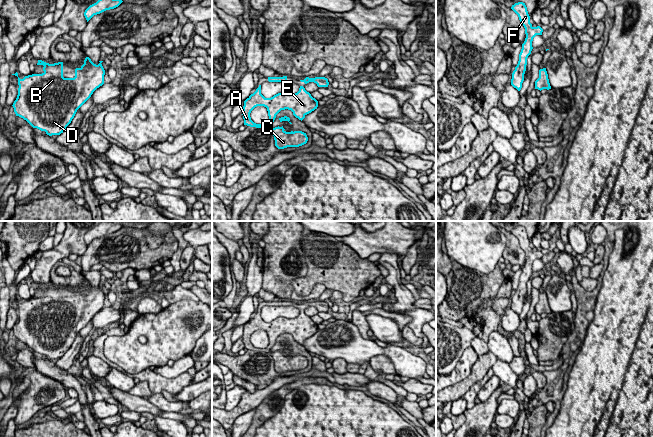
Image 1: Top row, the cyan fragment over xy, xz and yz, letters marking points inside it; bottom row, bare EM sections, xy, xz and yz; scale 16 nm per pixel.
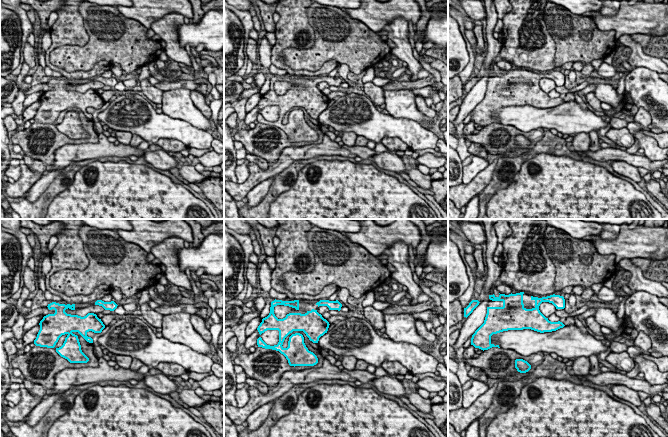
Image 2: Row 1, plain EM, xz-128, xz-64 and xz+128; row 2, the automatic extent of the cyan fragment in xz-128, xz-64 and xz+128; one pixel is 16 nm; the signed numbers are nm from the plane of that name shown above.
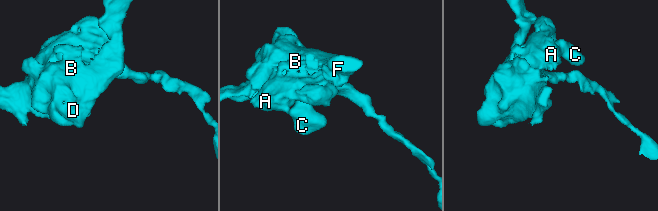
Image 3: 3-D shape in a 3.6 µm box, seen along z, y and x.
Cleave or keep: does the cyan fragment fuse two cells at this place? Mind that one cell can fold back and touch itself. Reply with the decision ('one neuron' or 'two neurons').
one neuron

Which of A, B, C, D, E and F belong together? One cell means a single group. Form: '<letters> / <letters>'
A B C D E F

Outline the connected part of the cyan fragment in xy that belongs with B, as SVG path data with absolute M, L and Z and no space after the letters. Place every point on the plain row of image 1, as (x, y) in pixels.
M86 281L84 288L75 293L74 302L63 301L63 286L54 288L38 284L43 289L42 298L32 298L23 303L18 301L18 319L13 327L16 340L26 344L33 352L45 355L47 359L60 359L74 342L77 334L91 321L93 316L104 308L103 285L94 288Z

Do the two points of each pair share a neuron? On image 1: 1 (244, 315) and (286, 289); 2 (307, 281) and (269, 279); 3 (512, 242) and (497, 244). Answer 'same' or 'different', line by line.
1: different
2: different
3: different

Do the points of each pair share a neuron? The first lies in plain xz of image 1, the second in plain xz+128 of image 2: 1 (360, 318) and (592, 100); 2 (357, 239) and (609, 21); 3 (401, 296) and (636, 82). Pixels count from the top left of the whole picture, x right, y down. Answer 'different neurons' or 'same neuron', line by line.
1: same neuron
2: same neuron
3: same neuron

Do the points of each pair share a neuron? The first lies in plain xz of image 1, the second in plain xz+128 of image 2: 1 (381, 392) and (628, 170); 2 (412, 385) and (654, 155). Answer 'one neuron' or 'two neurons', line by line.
1: one neuron
2: two neurons

